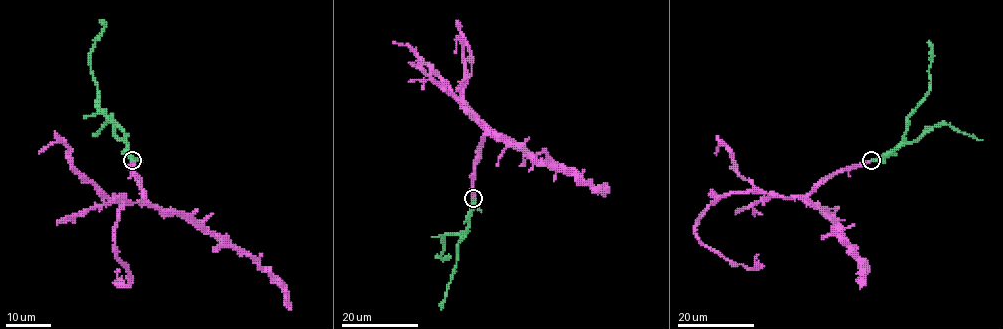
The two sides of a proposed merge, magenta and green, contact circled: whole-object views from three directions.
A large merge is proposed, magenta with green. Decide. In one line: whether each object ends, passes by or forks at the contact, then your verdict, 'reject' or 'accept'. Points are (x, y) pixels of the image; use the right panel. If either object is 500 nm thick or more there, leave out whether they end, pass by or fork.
accept

